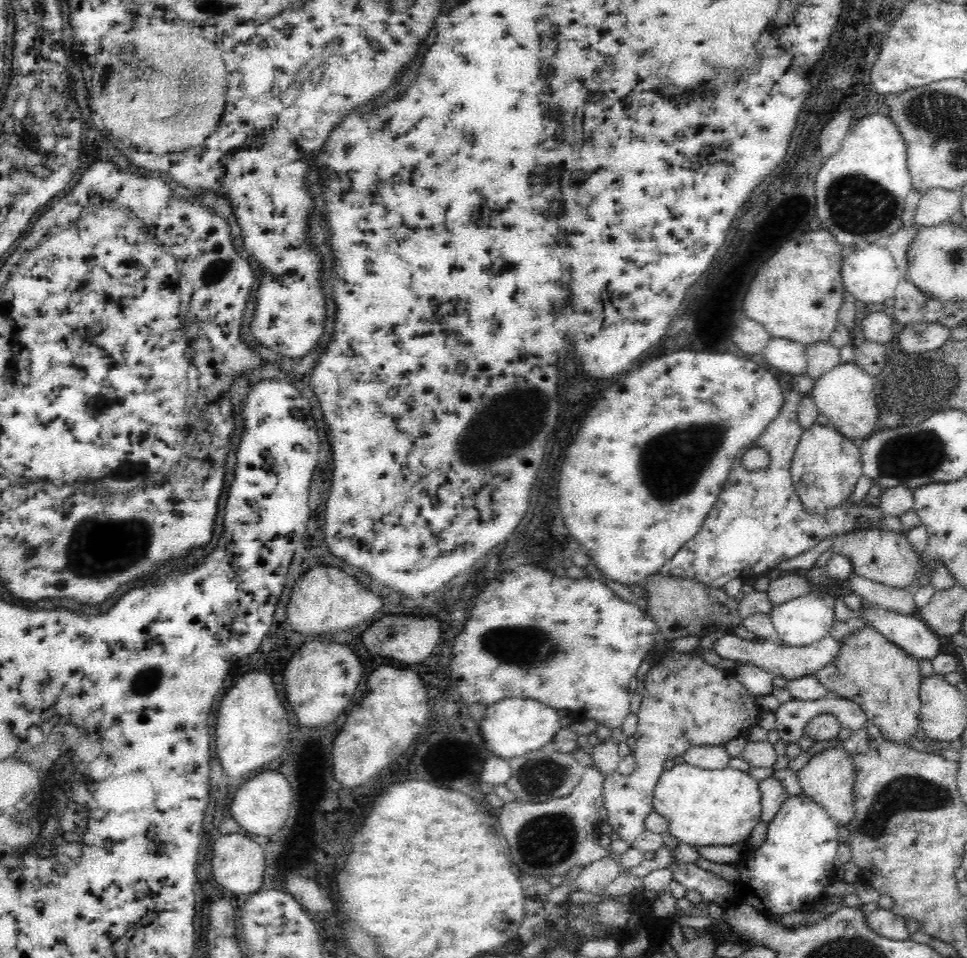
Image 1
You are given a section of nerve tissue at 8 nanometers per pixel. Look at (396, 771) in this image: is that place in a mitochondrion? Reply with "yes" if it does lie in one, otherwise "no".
no

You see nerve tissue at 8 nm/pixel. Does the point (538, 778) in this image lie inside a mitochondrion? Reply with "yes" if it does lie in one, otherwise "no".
yes

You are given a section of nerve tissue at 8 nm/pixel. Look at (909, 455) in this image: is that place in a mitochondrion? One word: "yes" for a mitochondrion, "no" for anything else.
yes

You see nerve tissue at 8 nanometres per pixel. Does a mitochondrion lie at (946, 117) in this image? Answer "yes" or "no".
yes

